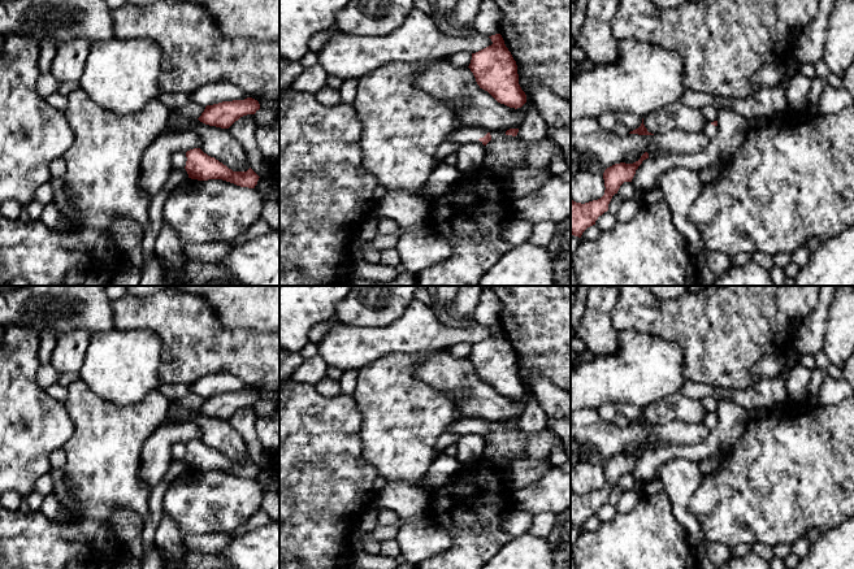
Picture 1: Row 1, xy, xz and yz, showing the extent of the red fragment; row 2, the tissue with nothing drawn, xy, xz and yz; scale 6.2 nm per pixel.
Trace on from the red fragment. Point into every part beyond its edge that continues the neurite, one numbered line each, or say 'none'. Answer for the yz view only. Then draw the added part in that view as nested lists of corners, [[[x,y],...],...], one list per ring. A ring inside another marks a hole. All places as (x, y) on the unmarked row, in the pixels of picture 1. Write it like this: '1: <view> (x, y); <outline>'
1: yz (710, 421); [[[707,413],[703,418],[703,424],[712,431],[719,425],[719,418]]]

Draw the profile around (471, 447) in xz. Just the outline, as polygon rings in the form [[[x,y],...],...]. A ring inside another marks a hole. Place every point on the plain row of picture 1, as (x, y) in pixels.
[[[480,434],[461,435],[456,443],[456,459],[460,464],[471,464],[484,457],[485,436]]]

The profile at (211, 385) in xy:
[[[229,373],[204,375],[190,385],[190,392],[204,398],[222,392],[244,391],[247,388],[248,387],[239,378]]]

